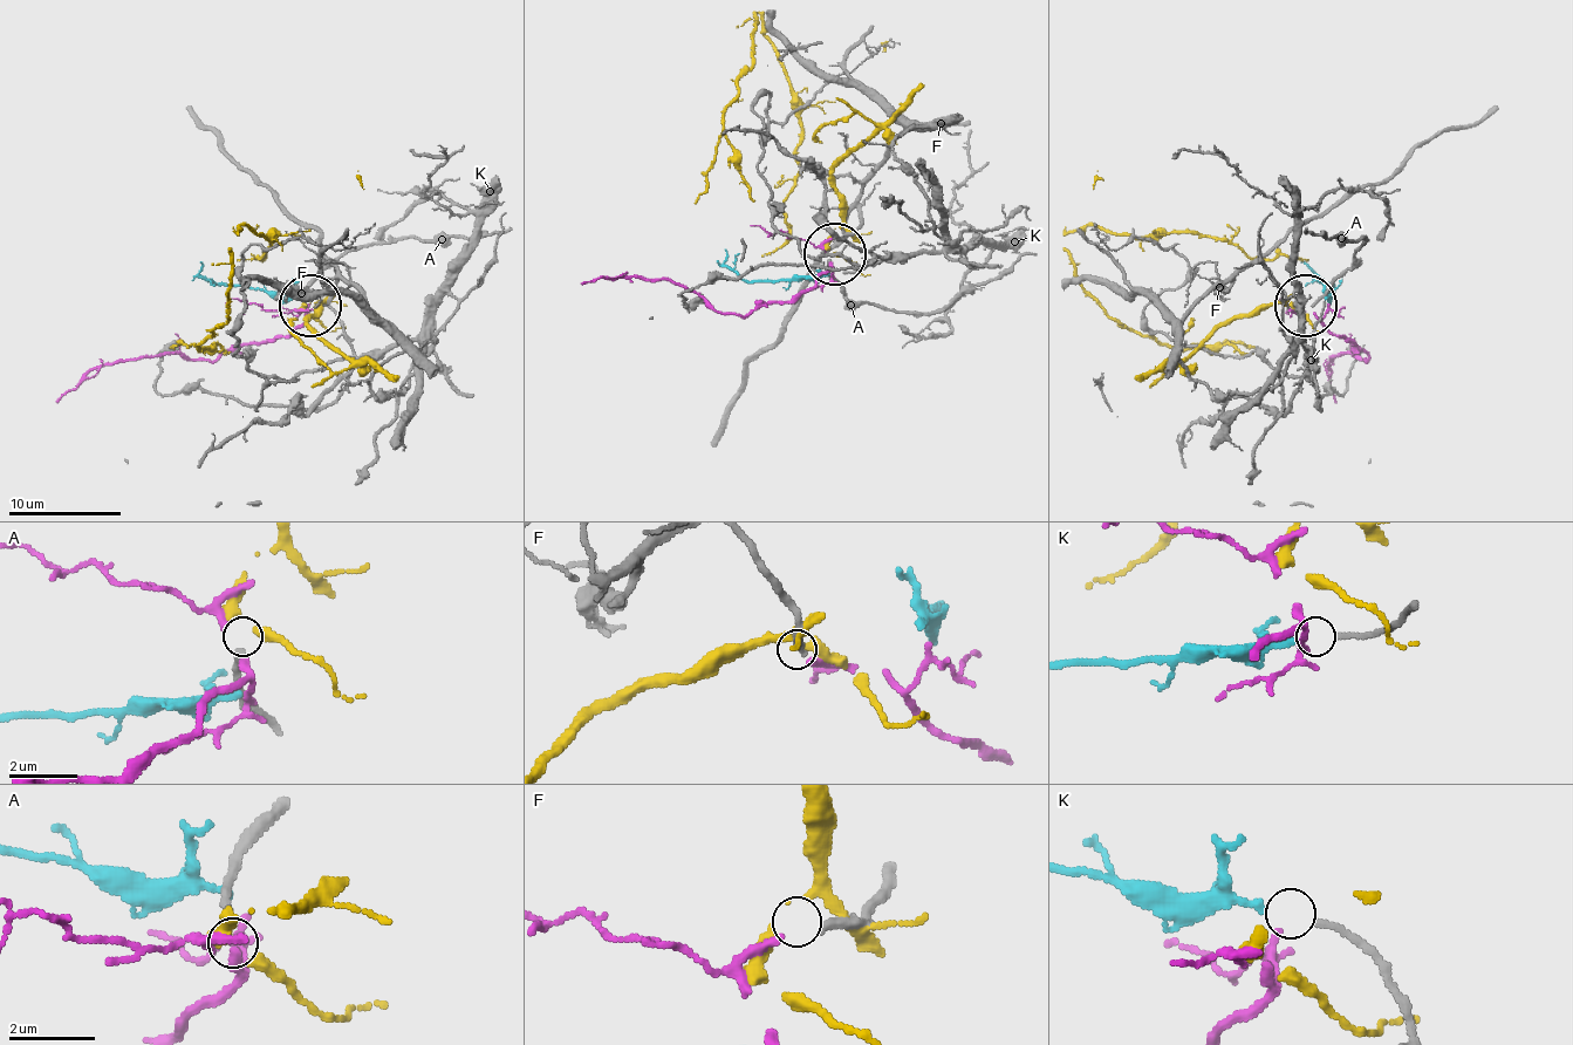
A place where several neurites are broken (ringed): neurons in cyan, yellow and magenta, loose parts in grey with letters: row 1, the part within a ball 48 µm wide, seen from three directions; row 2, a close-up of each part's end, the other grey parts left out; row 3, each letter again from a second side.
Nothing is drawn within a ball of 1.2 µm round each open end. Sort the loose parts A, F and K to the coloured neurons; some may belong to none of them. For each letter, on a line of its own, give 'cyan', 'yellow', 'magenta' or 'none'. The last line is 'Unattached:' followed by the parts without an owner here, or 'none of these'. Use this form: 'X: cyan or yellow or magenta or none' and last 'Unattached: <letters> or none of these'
A: none
F: magenta
K: cyan
Unattached: A

